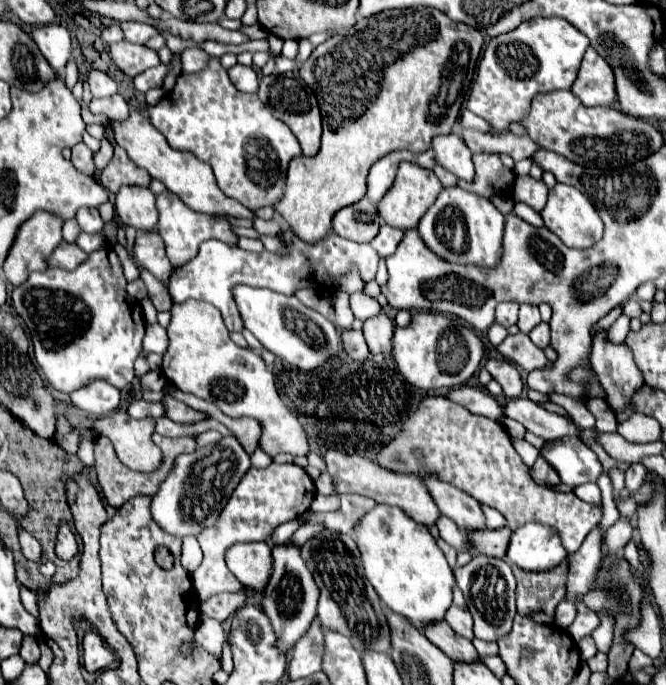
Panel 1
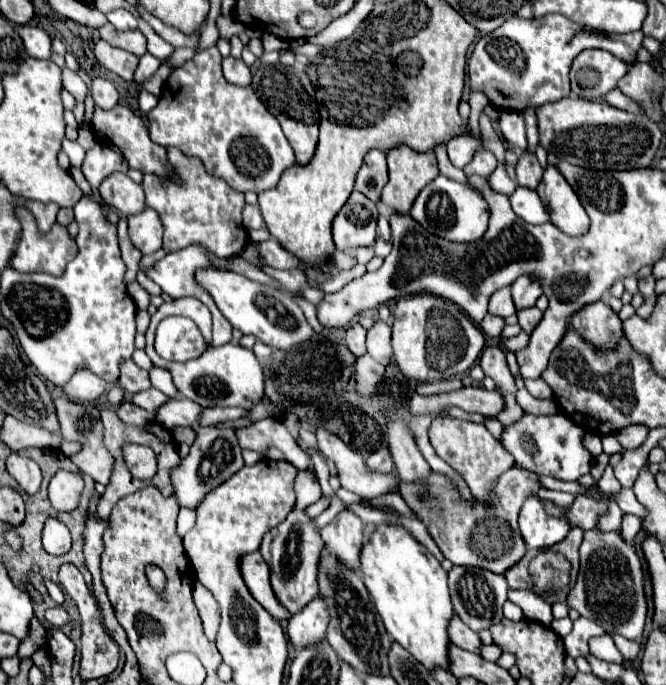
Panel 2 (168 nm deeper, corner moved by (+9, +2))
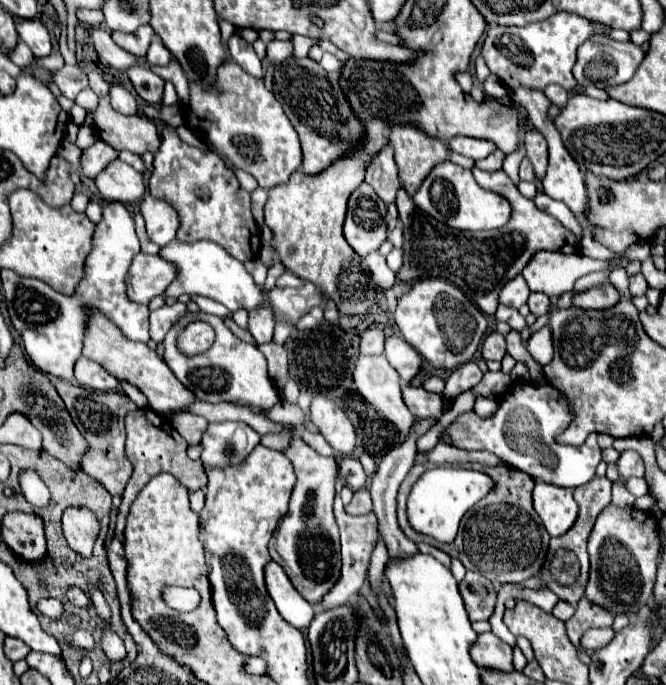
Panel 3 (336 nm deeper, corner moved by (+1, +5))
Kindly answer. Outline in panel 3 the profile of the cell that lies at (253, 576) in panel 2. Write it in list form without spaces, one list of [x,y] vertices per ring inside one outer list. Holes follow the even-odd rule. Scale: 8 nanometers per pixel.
[[[270,562],[266,566],[266,588],[268,588],[278,612],[282,614],[282,618],[288,624],[292,624],[294,628],[300,628],[300,630],[310,626],[310,622],[314,618],[312,604],[308,600],[304,600],[298,590],[294,590],[292,582],[288,580],[284,570],[276,562]]]

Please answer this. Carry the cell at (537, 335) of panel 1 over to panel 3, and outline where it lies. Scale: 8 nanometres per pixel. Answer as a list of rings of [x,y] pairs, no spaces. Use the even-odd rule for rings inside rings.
[[[532,292],[530,298],[528,298],[528,306],[530,306],[530,312],[532,312],[532,314],[544,316],[544,314],[550,310],[550,298],[548,298],[546,294]]]

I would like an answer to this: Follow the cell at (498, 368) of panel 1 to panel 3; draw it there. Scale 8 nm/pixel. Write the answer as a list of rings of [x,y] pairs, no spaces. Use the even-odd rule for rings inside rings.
[[[490,332],[486,338],[484,338],[484,344],[482,344],[482,358],[484,360],[502,360],[506,354],[506,340],[500,332]]]

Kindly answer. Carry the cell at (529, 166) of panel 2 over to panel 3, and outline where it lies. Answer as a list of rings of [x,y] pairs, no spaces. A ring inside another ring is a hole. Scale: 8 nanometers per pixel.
[[[528,130],[524,136],[524,146],[526,146],[526,156],[530,158],[536,170],[536,178],[542,180],[548,166],[548,146],[544,136],[538,130]]]

